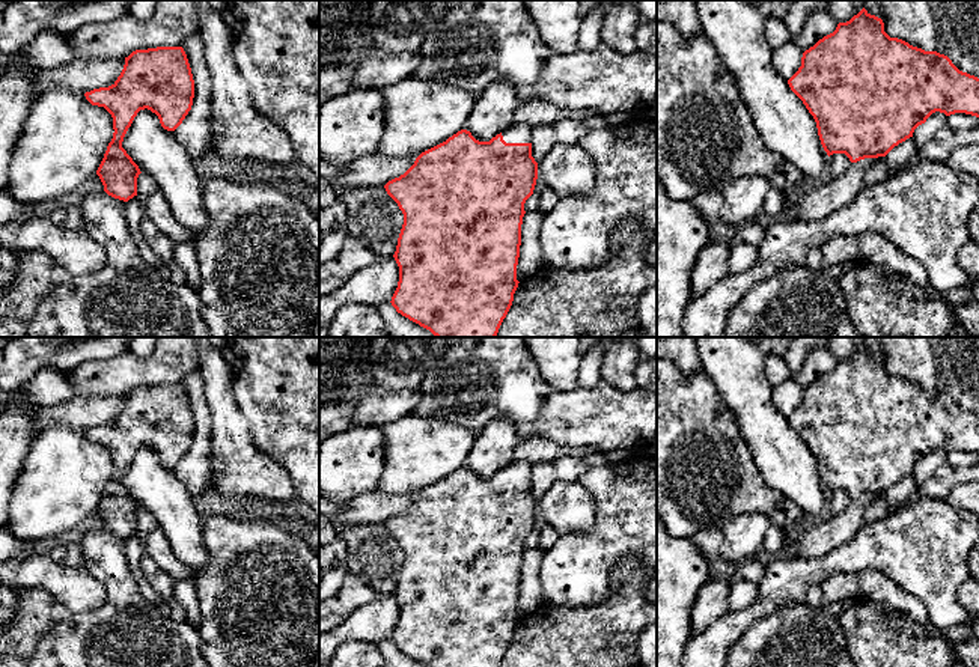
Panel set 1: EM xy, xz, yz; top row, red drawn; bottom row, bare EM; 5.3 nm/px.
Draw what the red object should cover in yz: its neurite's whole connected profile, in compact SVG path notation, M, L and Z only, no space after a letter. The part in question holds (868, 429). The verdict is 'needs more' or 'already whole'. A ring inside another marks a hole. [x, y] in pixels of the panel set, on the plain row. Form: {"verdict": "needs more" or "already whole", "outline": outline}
{"verdict": "already whole", "outline": "M865 345L806 387L788 422L813 453L827 492L845 491L851 500L886 494L935 449L979 455L977 414L959 408L944 391L890 375L883 357Z"}

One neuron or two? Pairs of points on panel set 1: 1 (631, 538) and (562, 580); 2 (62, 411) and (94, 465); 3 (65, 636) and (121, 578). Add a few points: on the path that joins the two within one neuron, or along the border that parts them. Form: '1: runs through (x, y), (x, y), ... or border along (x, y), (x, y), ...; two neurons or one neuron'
1: runs through (615, 538), (610, 538), (579, 566); one neuron
2: border along (83, 429), (48, 425), (36, 435); two neurons
3: runs through (83, 633), (121, 596); one neuron

